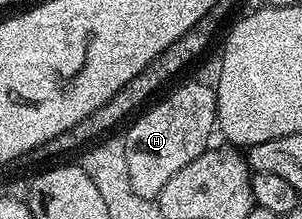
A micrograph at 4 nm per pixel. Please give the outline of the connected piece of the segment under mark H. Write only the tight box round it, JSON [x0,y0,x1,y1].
[122,81,217,199]

